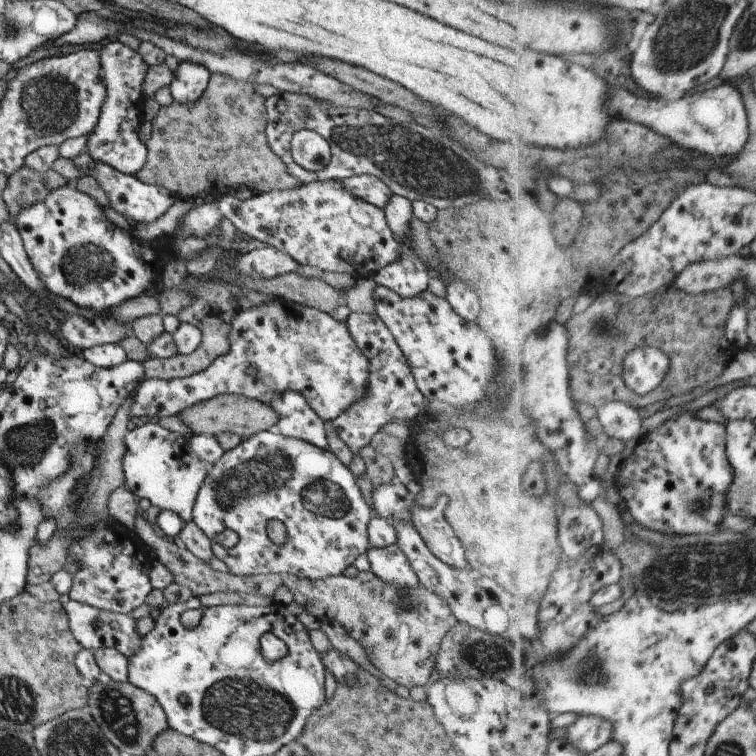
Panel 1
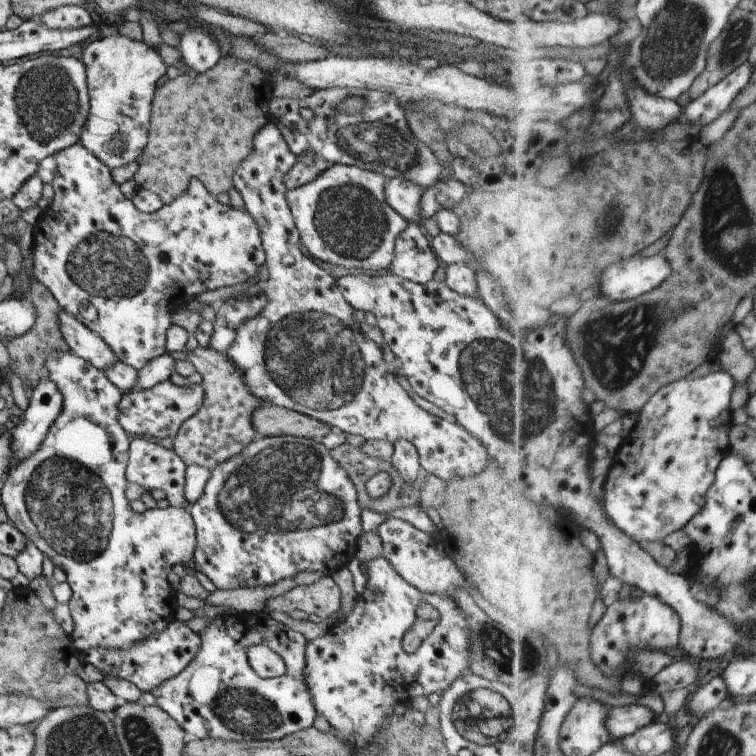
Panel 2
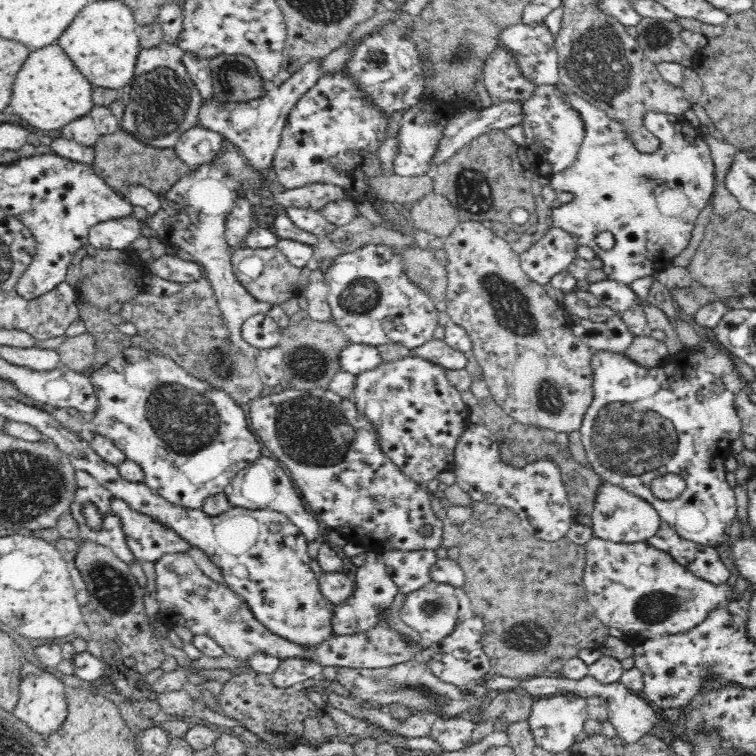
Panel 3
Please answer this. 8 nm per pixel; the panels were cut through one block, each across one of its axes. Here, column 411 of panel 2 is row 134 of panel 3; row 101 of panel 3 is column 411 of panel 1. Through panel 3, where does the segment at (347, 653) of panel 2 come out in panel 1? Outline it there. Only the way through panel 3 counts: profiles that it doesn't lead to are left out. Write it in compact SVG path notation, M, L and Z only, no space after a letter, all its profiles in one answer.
M393 543L383 548L371 548L366 550L367 560L369 562L369 572L395 586L395 588L413 588L417 580L415 573L411 570L407 557Z

